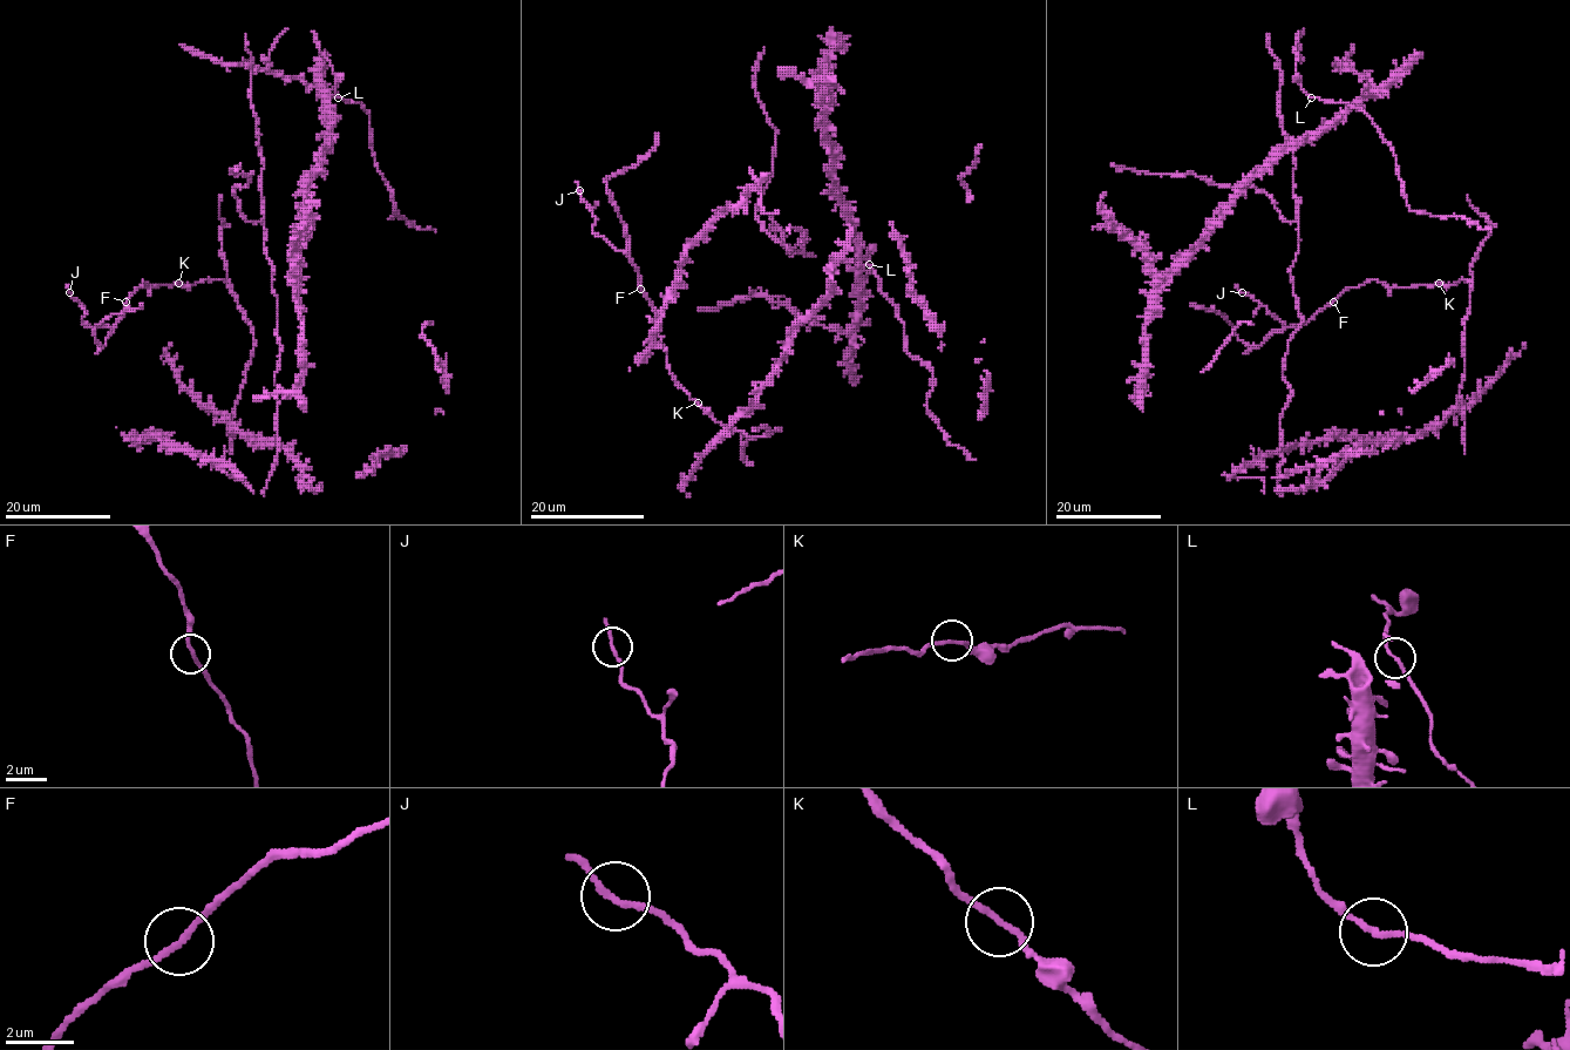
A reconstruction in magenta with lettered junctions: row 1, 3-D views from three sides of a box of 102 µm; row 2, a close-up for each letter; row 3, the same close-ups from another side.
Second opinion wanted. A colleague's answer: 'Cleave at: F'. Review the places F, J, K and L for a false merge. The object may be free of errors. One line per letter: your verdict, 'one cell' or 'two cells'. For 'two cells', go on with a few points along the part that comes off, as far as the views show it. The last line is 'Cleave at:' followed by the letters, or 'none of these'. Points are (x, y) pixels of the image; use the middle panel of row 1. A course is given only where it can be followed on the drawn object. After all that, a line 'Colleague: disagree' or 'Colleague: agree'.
F: one cell
J: one cell
K: one cell
L: one cell
Cleave at: none of these
Colleague: disagree

